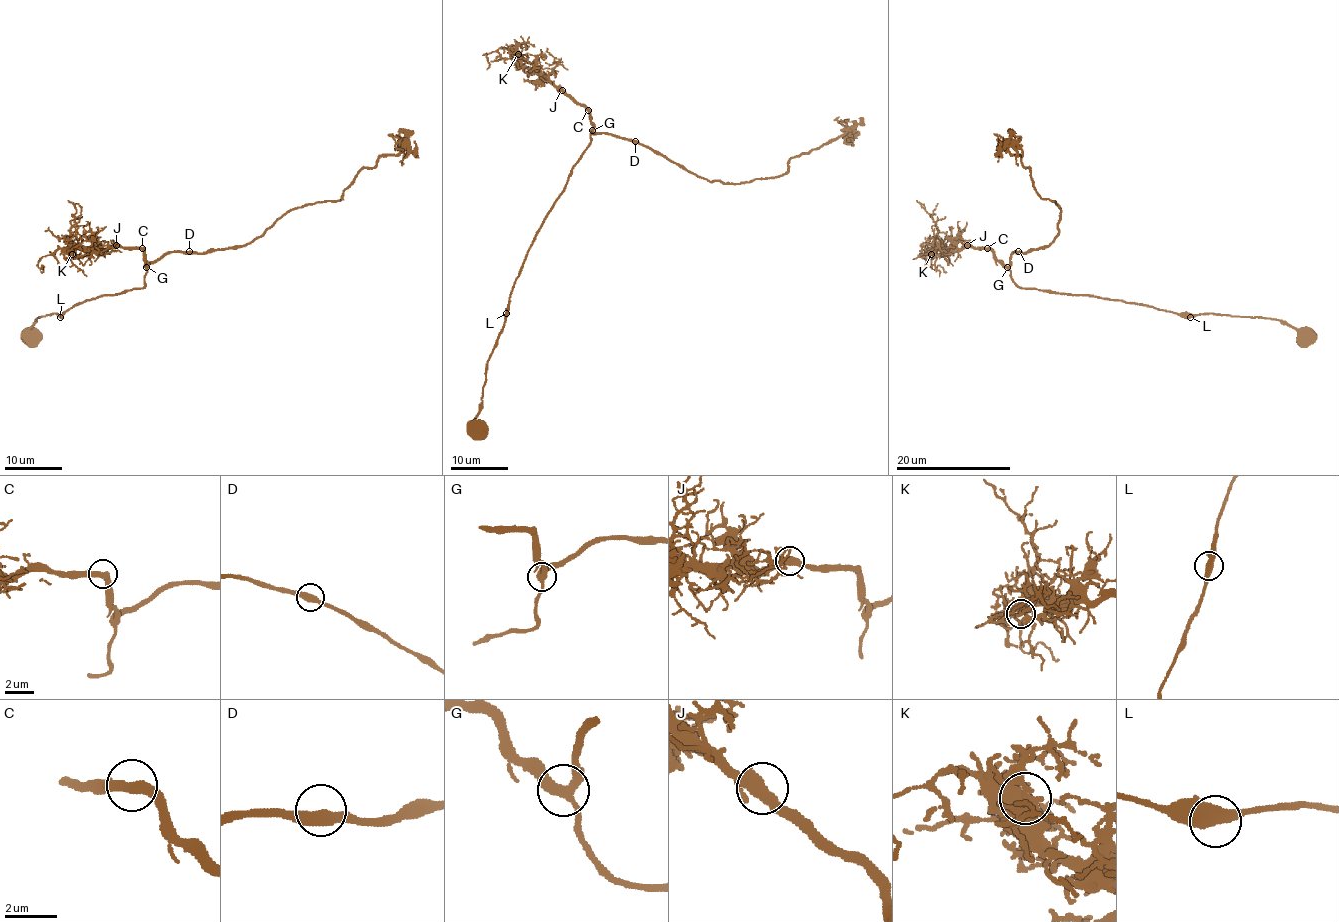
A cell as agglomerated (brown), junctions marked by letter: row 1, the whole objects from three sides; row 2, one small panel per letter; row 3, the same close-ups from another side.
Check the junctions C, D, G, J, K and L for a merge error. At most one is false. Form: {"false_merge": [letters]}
{"false_merge": []}

